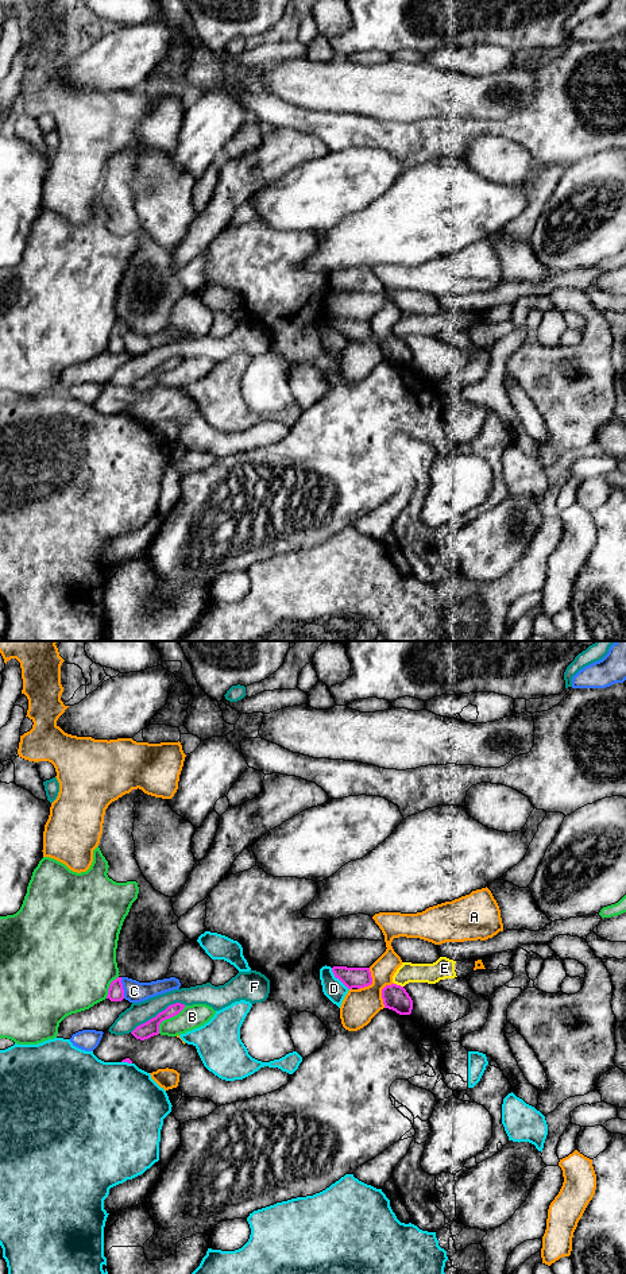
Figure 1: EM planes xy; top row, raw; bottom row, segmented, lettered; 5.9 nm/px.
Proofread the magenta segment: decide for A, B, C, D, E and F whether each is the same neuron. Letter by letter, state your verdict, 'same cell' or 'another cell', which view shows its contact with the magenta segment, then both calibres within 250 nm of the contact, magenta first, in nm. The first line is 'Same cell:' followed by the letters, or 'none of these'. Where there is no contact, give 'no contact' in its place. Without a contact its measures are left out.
Same cell: none of these
A: another cell; contact in xy; calibres 130 and 200 nm
B: another cell; contact in xy; calibres 90 and 140 nm
C: another cell; contact in xy; calibres 100 and 130 nm
D: another cell; contact in xy; calibres 130 and 120 nm
E: another cell; contact in xy; calibres 150 and 120 nm
F: another cell; contact in xy; calibres 90 and 130 nm

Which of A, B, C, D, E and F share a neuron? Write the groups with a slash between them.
A / B / C / D / E / F

